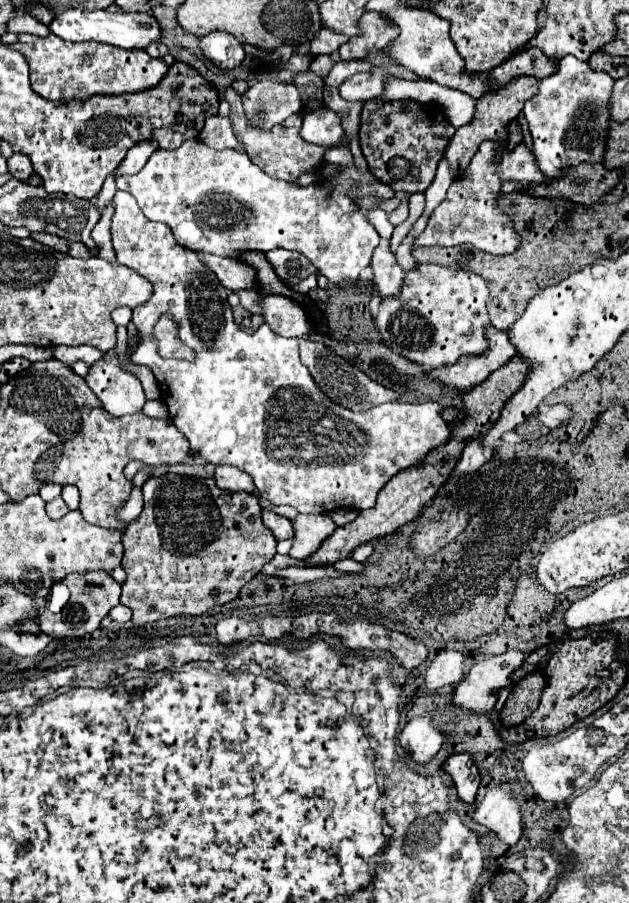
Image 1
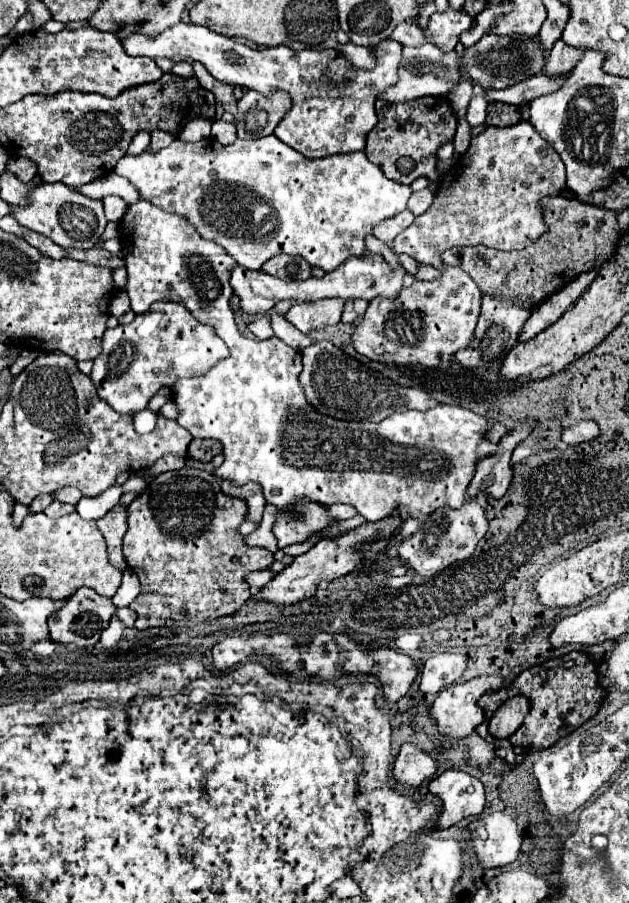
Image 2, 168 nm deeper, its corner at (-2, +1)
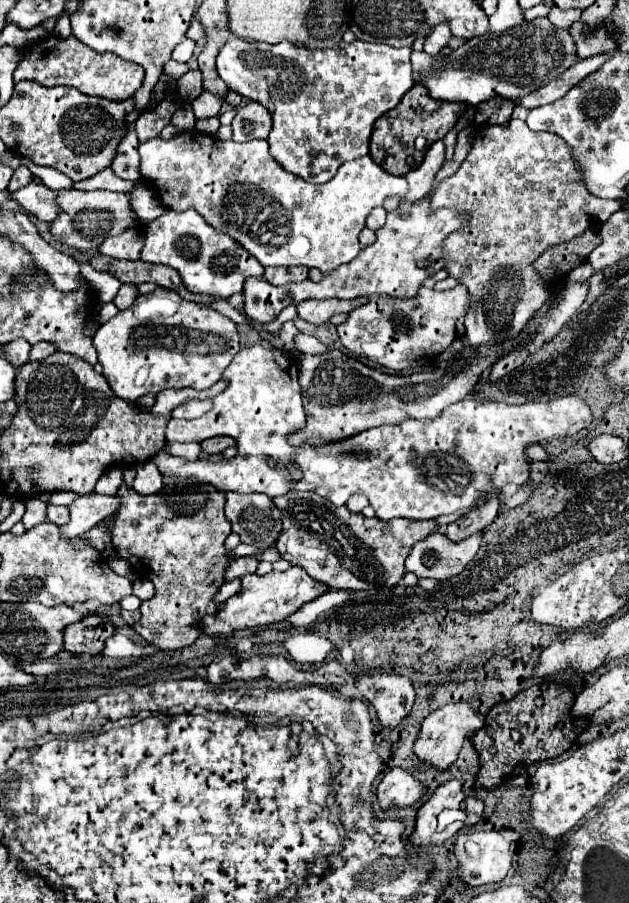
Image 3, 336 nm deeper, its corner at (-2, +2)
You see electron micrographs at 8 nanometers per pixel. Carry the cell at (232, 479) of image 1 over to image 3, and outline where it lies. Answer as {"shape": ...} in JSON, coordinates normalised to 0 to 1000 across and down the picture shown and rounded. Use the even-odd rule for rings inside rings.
{"shape":[[[361,546],[358,570],[367,577],[370,590],[383,595],[383,601],[424,608],[444,597],[447,568],[424,548]]]}

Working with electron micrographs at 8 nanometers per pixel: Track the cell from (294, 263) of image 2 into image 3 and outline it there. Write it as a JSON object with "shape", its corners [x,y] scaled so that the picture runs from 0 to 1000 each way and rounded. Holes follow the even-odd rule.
{"shape":[[[424,296],[421,311],[431,316],[453,316],[453,313],[475,313],[488,309],[488,296]]]}

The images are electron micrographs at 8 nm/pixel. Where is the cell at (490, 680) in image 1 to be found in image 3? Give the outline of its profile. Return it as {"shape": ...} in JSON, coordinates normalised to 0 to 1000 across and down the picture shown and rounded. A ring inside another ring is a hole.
{"shape":[[[730,776],[730,779],[714,779],[695,787],[688,787],[669,803],[669,810],[666,810],[666,816],[657,825],[657,834],[676,843],[679,847],[698,852],[698,854],[711,854],[720,843],[727,841],[730,832],[733,832],[733,825],[739,821],[742,814],[762,810],[768,805],[768,796],[762,796],[762,792],[755,792],[755,787],[749,785],[746,779],[739,776]]]}

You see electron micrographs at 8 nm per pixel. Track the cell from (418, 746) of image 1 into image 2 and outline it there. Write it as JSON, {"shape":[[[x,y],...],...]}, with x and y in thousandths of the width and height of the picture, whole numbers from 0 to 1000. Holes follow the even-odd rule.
{"shape":[[[644,822],[638,826],[625,848],[628,864],[647,870],[669,870],[692,855],[695,855],[695,842],[679,831],[672,831],[660,822]]]}

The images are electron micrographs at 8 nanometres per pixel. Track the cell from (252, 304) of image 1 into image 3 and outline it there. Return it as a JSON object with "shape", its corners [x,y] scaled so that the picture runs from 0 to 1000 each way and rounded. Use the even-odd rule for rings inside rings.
{"shape":[[[475,371],[472,375],[469,375],[469,382],[472,382],[472,386],[479,389],[479,391],[498,391],[498,393],[507,393],[507,391],[520,391],[520,384],[507,378],[507,375],[501,375],[501,373],[494,373],[494,371]]]}

